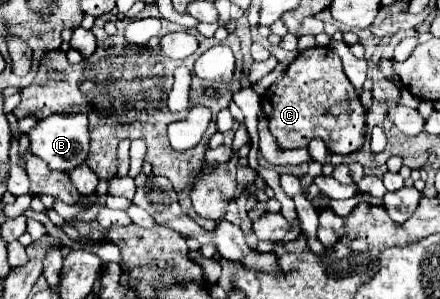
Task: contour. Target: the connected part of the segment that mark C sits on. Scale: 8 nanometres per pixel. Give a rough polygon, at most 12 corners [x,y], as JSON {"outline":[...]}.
{"outline":[[329,47],[261,95],[281,149],[365,141],[365,109]]}

